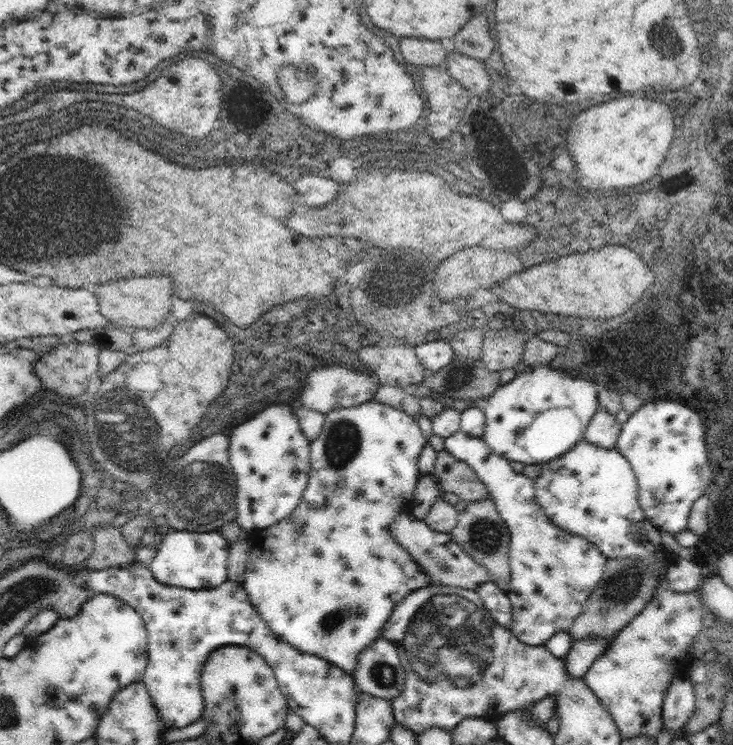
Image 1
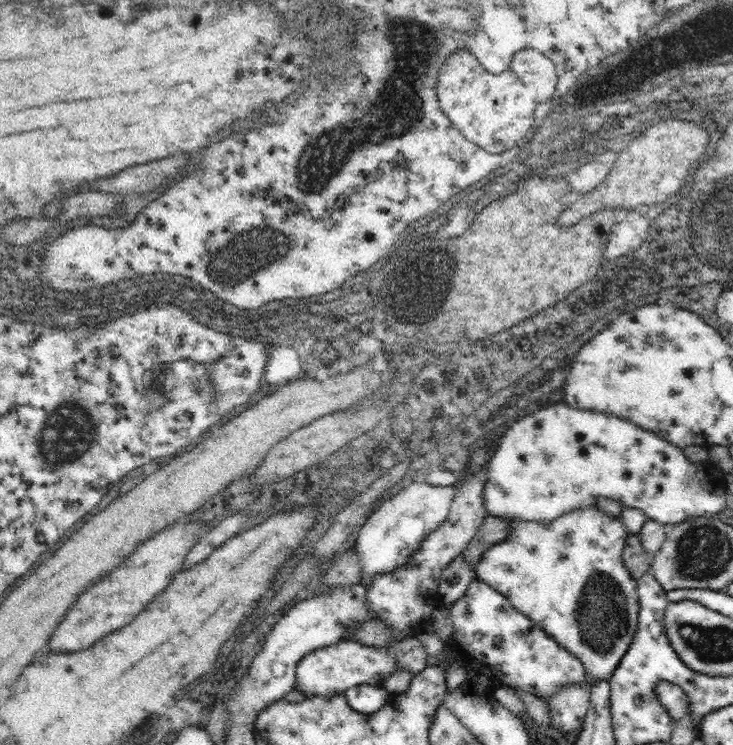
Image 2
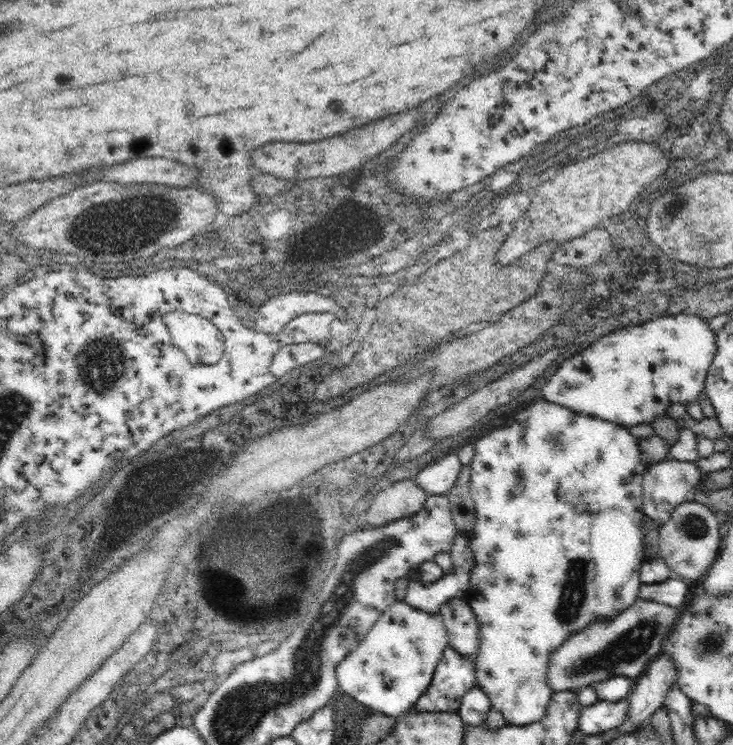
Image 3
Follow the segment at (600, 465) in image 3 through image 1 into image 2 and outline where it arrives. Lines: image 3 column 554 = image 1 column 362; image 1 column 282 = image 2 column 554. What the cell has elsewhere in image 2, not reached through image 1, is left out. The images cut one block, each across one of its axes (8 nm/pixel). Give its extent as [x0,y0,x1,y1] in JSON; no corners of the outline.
[474,506,638,682]

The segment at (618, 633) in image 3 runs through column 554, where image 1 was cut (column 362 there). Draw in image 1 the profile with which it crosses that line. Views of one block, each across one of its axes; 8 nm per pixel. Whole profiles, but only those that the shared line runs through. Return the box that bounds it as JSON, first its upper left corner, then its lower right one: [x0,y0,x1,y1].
[353,636,405,702]

